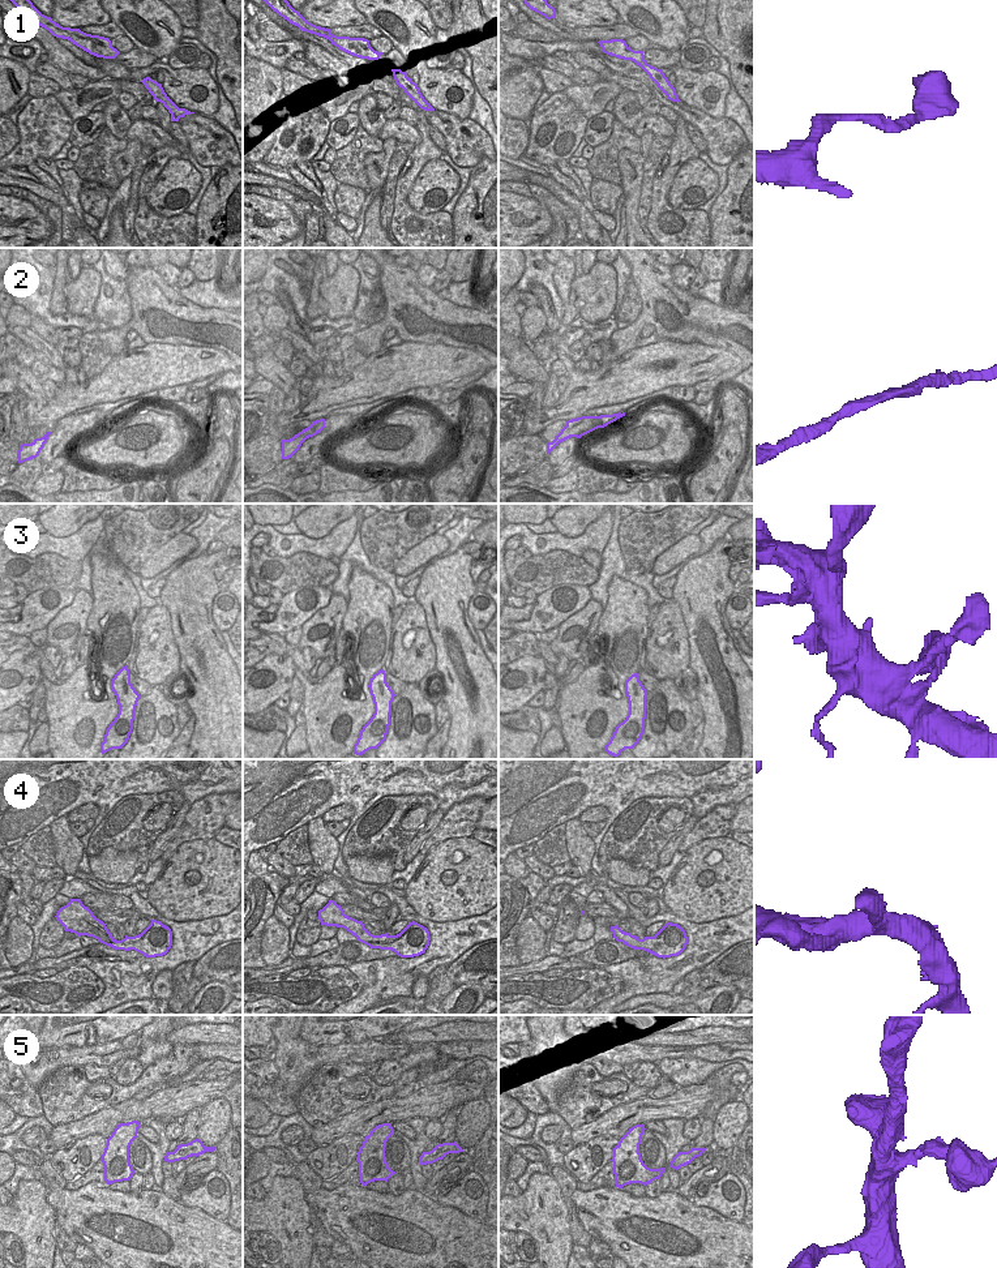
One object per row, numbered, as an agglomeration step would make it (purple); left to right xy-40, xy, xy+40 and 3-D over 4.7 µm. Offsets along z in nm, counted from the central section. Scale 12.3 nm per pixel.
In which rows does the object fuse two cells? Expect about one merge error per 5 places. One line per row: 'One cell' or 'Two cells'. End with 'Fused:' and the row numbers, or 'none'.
1: One cell
2: One cell
3: One cell
4: One cell
5: One cell
Fused: none.

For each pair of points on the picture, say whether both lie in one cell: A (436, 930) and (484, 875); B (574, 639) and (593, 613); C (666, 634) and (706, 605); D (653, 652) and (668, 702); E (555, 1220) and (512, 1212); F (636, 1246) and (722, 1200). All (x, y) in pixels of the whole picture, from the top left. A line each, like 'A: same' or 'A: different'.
A: different
B: same
C: different
D: different
E: same
F: different

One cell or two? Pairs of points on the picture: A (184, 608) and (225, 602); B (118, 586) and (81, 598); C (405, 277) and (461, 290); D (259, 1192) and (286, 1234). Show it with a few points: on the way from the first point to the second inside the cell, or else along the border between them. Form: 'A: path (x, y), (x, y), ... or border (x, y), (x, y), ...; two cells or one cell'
A: border (219, 591), (212, 607), (212, 620), (219, 632); two cells
B: border (92, 594), (92, 609), (85, 624); two cells
C: border (436, 294), (458, 305), (473, 309); two cells
D: border (266, 1192), (262, 1198), (256, 1199); two cells

